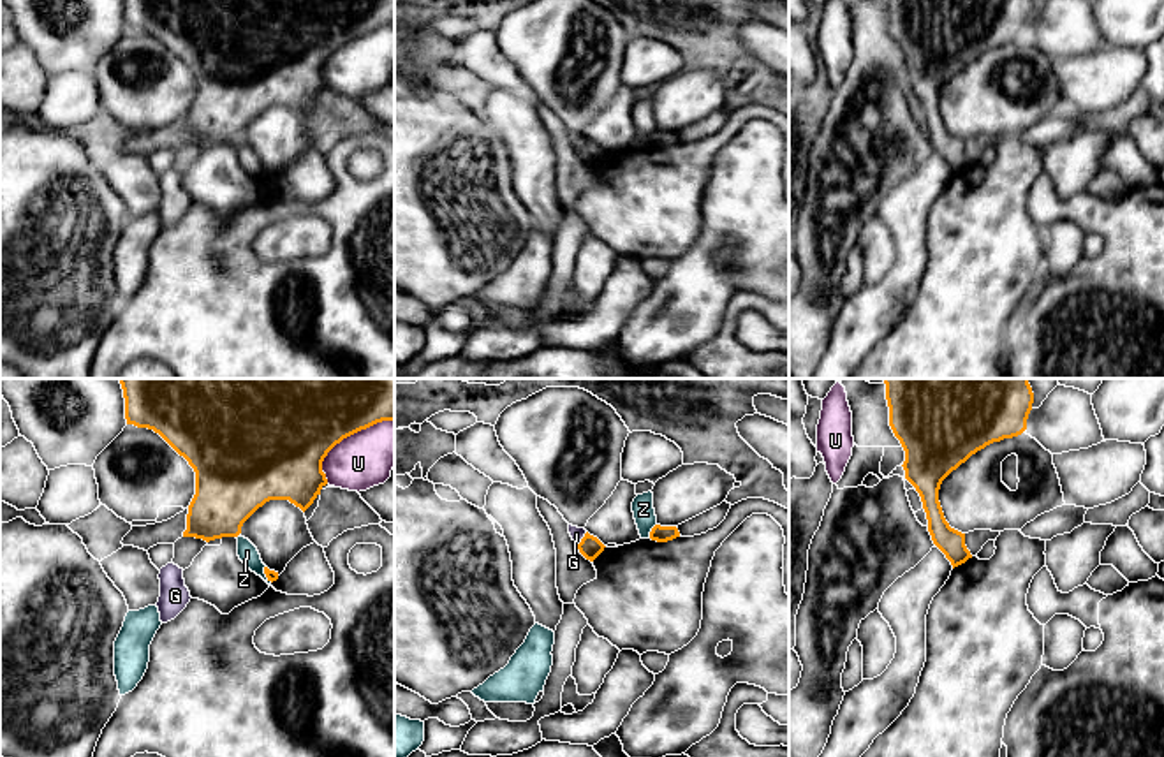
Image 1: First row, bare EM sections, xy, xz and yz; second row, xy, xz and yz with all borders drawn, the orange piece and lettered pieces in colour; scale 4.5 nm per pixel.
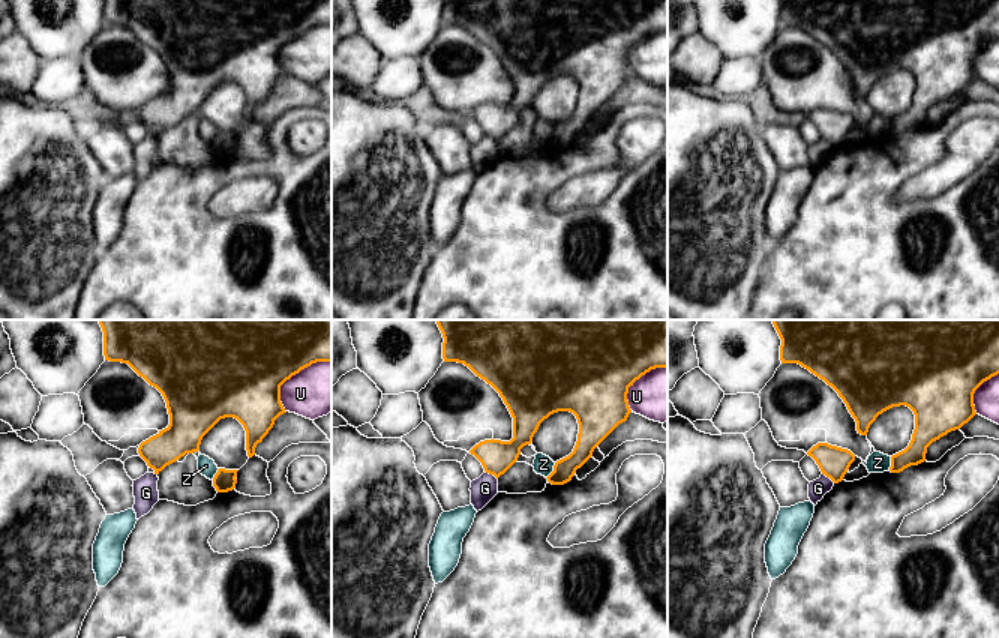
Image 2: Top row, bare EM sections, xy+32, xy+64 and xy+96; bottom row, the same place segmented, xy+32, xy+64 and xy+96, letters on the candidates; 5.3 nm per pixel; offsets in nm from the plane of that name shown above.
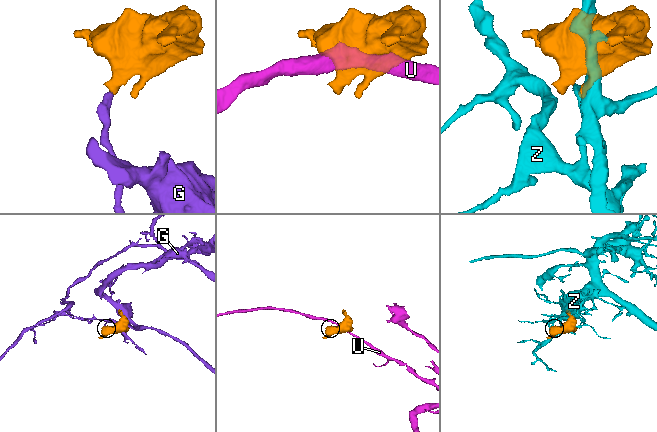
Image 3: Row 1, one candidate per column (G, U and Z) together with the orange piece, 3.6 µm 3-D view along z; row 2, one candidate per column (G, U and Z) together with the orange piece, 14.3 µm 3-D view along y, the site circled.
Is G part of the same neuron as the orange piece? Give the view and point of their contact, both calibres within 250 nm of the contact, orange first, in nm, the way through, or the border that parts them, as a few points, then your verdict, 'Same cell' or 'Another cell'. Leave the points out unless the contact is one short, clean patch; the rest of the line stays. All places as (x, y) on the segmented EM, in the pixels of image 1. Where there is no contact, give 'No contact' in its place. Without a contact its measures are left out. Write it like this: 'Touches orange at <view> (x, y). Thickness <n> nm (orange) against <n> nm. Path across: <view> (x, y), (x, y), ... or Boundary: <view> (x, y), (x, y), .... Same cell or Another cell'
Touches orange at xz (582, 539). Thickness 100 nm (orange) against 60 nm. Boundary: xz (587, 532), (576, 544). Another cell

